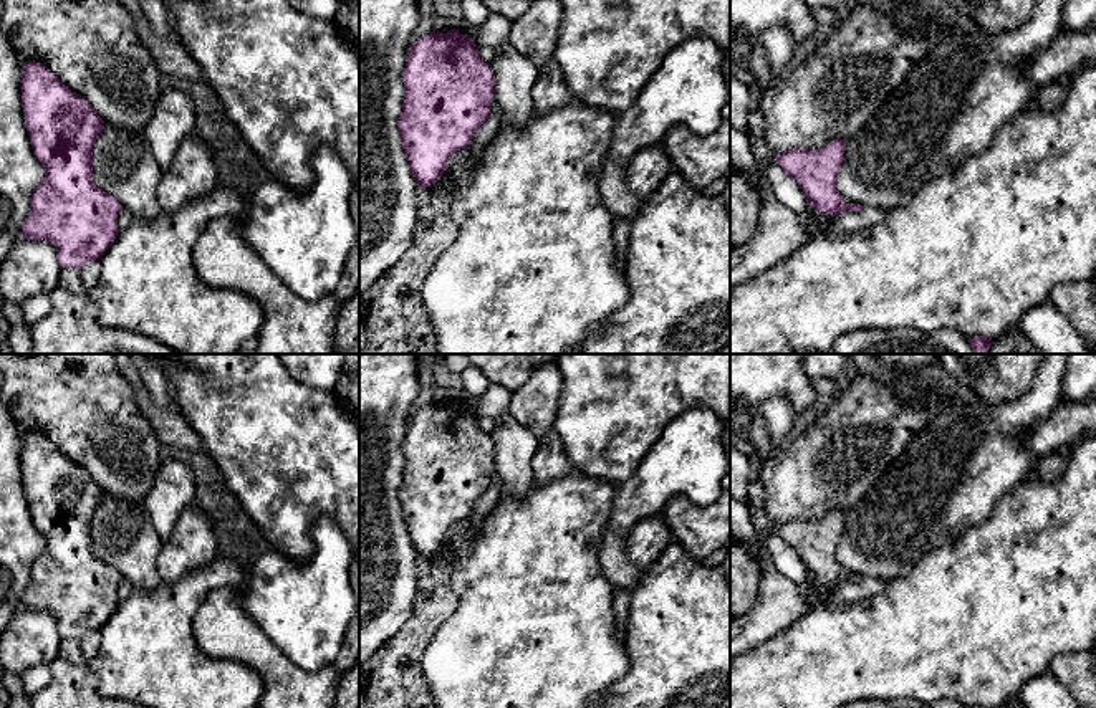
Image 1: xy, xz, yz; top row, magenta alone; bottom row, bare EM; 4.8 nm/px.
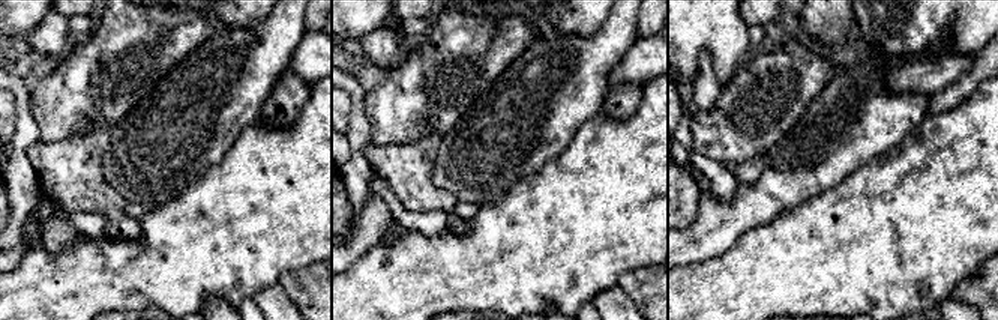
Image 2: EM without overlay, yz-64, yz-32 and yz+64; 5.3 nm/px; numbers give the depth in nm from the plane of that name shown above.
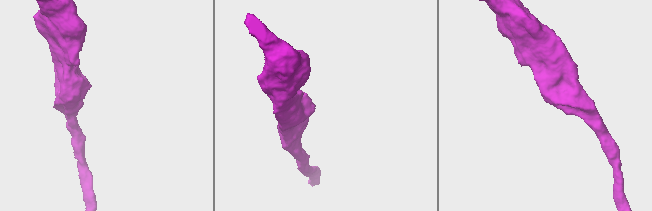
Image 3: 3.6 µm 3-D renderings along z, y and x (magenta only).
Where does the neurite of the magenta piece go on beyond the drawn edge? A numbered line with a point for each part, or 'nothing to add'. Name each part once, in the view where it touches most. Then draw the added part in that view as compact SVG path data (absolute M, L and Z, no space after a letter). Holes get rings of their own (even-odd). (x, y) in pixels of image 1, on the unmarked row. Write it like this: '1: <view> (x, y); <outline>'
nothing to add

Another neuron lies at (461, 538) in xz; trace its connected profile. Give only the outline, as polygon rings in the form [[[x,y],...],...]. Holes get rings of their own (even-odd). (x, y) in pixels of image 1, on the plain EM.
[[[470,514],[467,519],[454,523],[442,548],[430,557],[419,557],[422,572],[447,581],[455,564],[472,553],[473,541],[483,519],[485,516]]]

